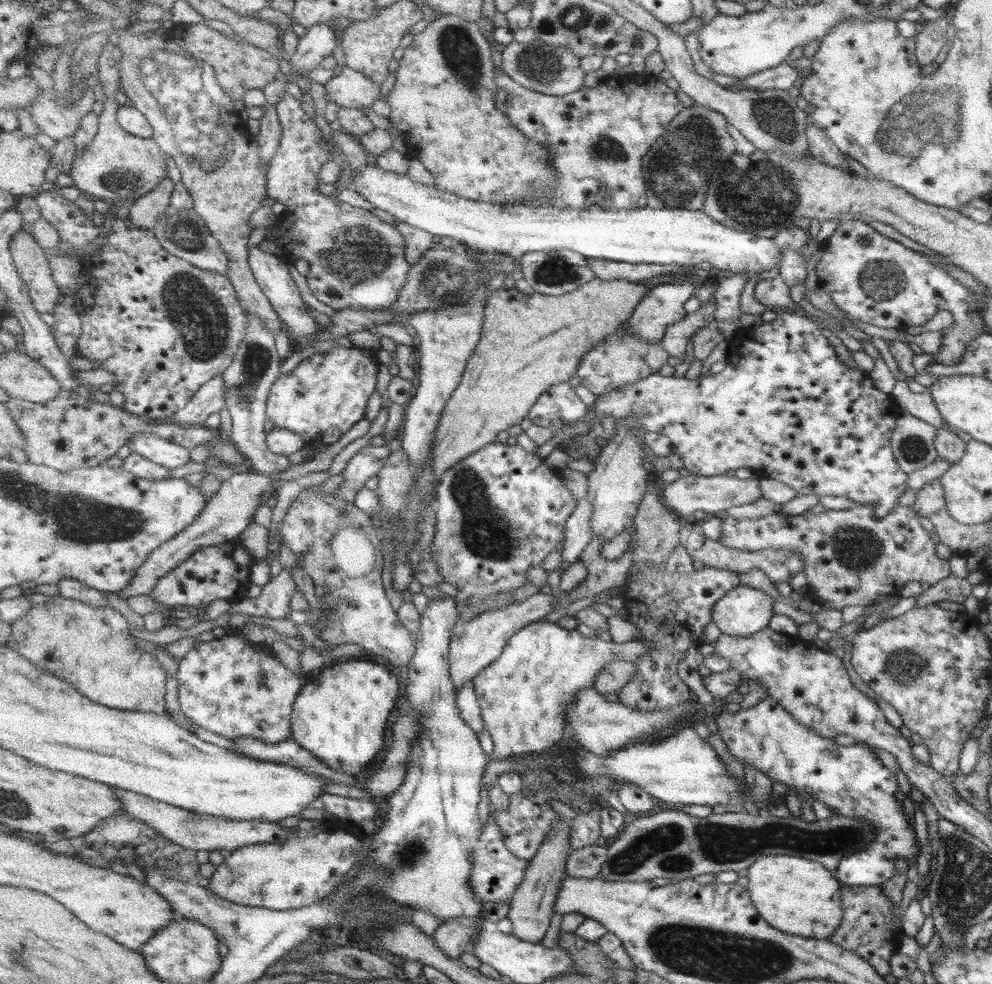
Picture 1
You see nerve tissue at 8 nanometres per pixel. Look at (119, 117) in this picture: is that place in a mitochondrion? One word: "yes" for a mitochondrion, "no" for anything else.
no

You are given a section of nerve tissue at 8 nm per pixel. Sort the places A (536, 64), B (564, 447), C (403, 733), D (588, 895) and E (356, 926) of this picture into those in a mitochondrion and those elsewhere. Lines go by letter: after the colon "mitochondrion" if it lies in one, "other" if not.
A: mitochondrion
B: other
C: mitochondrion
D: other
E: other

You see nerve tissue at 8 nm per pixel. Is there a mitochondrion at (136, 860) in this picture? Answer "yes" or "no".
no

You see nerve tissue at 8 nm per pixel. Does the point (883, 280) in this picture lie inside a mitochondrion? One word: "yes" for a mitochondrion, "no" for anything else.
yes

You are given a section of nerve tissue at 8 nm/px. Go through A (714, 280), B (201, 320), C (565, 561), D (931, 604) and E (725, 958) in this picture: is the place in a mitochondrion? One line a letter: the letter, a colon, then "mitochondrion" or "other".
A: other
B: mitochondrion
C: other
D: other
E: mitochondrion

